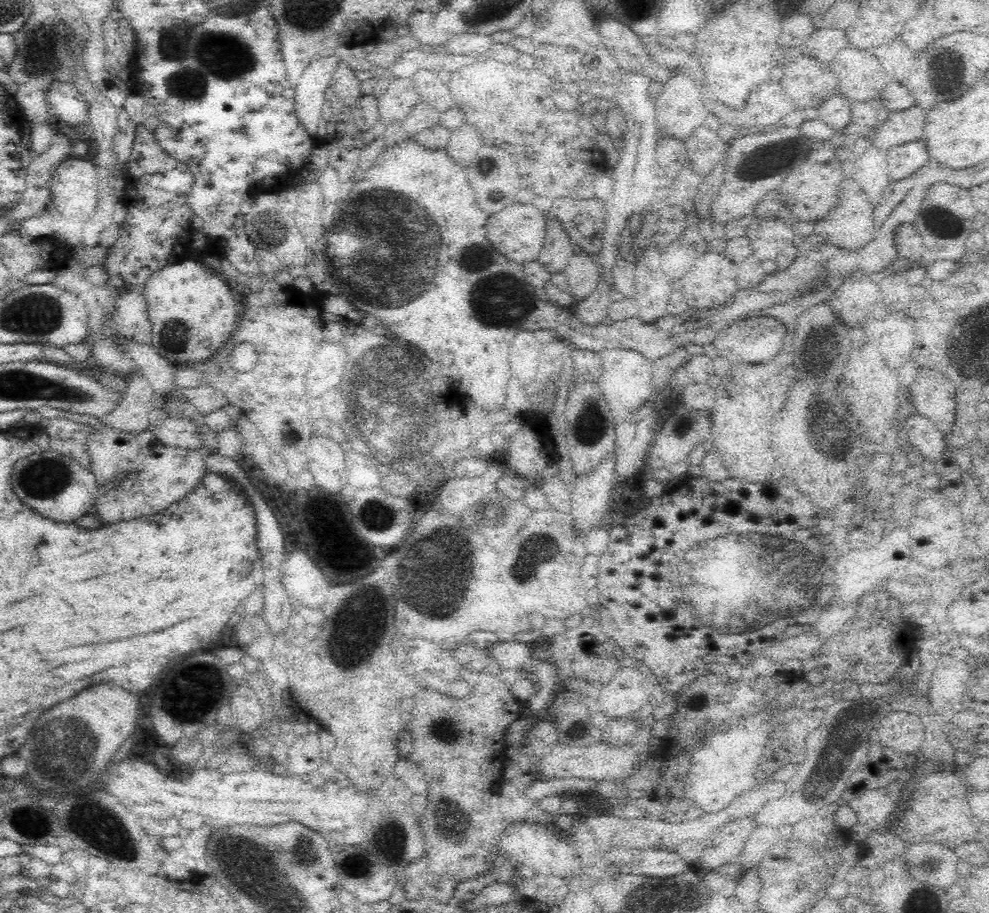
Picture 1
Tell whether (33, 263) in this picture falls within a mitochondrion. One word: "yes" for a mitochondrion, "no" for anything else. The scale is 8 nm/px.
no

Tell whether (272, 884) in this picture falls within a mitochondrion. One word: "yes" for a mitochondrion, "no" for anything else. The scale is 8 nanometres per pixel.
yes

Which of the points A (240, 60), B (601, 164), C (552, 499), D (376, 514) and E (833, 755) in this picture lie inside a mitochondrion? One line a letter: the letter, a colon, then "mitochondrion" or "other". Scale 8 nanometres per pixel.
A: mitochondrion
B: other
C: other
D: mitochondrion
E: mitochondrion

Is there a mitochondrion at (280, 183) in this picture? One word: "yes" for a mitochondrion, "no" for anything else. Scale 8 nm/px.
no

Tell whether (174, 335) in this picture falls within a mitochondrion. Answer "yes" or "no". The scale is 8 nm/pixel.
yes

